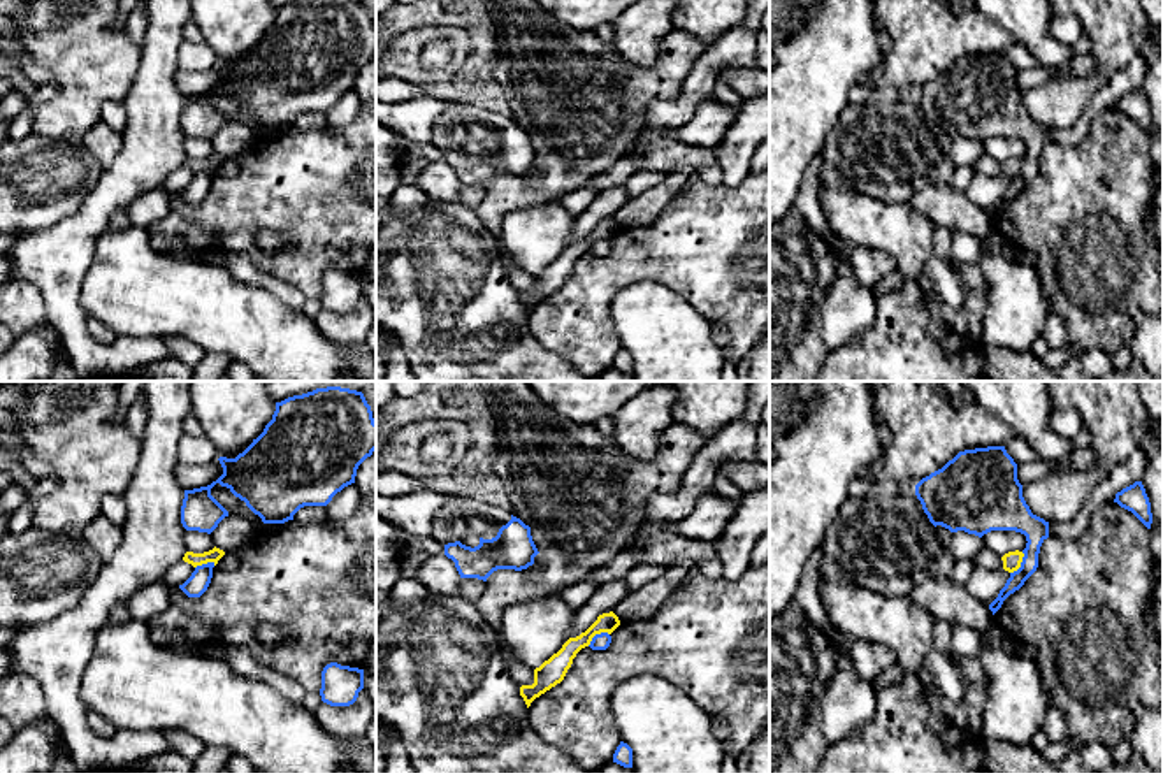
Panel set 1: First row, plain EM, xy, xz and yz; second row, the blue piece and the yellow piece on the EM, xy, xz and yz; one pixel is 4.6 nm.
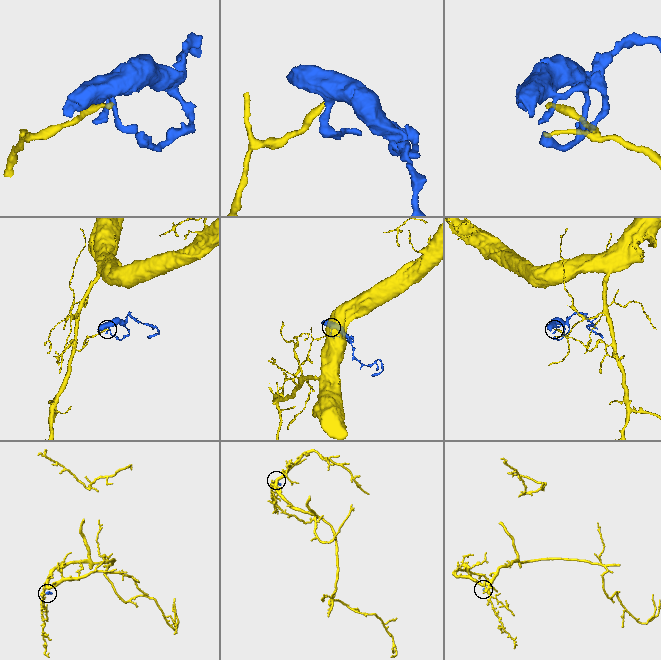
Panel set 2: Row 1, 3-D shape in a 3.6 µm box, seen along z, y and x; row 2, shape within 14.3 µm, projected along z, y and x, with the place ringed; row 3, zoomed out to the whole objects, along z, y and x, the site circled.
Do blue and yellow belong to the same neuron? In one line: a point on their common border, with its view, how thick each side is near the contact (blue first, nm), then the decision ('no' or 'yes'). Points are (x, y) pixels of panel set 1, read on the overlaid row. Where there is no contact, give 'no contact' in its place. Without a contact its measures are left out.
contact xz (596, 635); calibres 80 and 120 nm; no

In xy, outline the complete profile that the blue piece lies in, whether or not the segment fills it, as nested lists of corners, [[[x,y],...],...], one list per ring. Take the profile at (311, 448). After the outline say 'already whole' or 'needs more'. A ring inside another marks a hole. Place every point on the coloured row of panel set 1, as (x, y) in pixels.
[[[327,386],[276,402],[272,420],[264,432],[235,459],[220,457],[223,474],[207,487],[184,490],[181,524],[186,531],[211,534],[228,511],[211,495],[220,483],[262,518],[264,524],[285,524],[304,506],[327,506],[344,487],[355,483],[358,466],[376,450],[376,422],[362,392]]] | already whole

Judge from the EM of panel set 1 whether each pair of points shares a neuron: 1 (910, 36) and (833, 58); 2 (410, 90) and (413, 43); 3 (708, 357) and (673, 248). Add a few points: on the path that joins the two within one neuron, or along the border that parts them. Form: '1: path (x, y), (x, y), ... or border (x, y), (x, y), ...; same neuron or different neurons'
1: border (877, 18), (888, 37), (888, 46), (870, 79); different neurons
2: border (394, 74), (420, 85); different neurons
3: border (656, 281), (679, 292), (714, 327); different neurons

